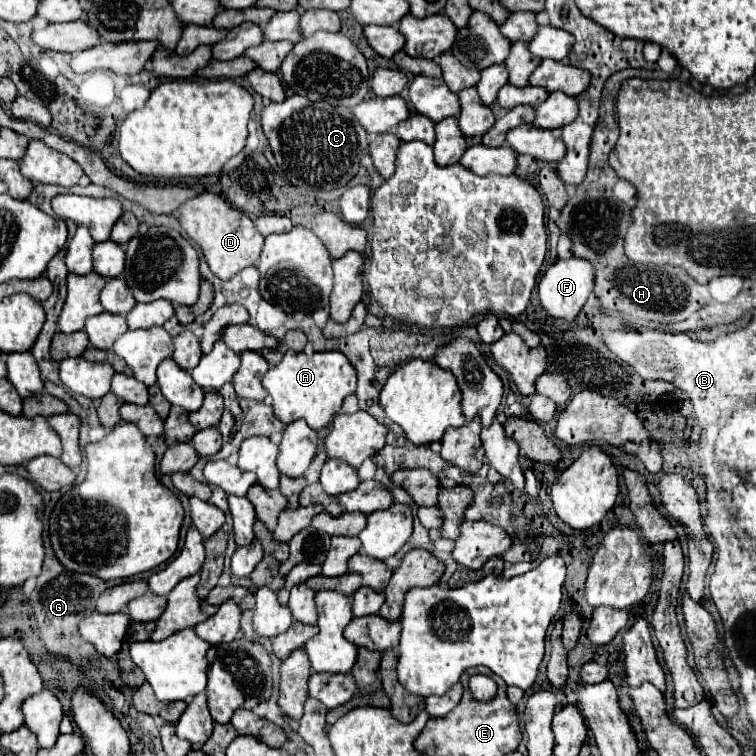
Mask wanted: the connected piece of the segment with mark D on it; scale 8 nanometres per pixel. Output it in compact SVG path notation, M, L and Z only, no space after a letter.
M203 193L185 201L179 209L179 223L203 249L211 271L219 279L231 279L241 269L255 265L263 249L263 235L255 229L255 223L245 213L239 213L239 209L227 205L215 193Z

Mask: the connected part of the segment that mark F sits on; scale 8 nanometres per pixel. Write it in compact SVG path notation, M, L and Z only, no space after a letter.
M579 257L559 259L551 267L547 267L547 271L543 273L543 279L537 285L541 305L547 309L547 313L551 317L573 321L577 317L579 309L585 305L589 293L593 291L593 285L595 285L593 279L595 279L595 269L589 261L579 259Z

